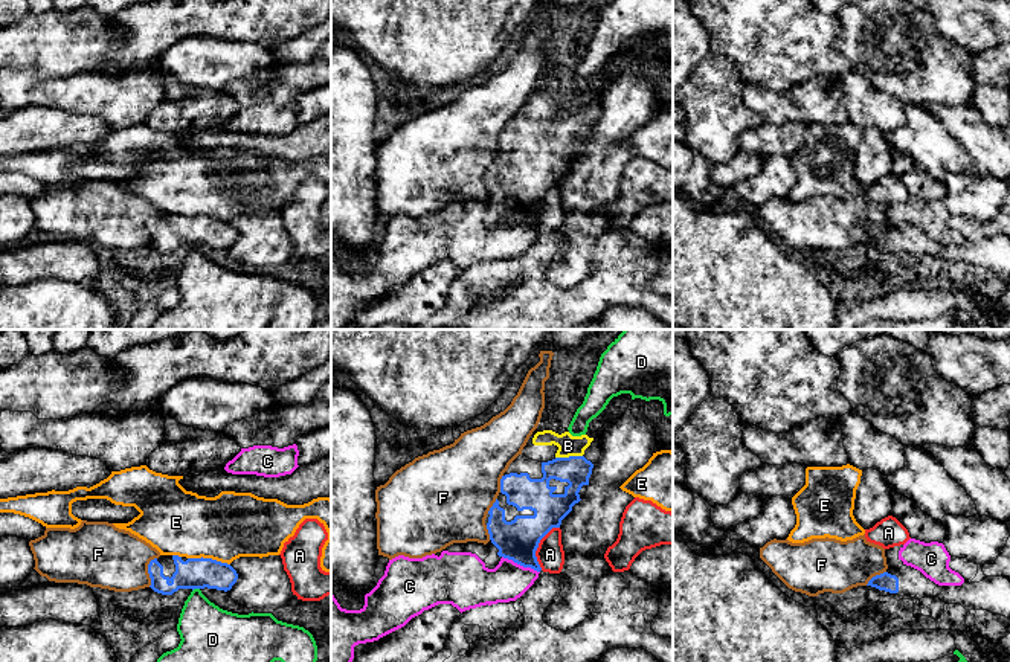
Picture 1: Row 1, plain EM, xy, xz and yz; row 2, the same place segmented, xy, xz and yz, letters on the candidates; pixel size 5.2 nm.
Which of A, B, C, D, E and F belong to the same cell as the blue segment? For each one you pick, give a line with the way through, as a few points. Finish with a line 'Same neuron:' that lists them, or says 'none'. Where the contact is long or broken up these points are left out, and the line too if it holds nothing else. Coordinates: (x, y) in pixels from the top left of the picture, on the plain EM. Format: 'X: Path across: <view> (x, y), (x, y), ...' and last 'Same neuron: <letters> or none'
B: Path across: xz (575, 128), (569, 122), (569, 115), (568, 104)
Same neuron: B

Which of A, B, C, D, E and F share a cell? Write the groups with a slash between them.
A / B / C / D / E / F

